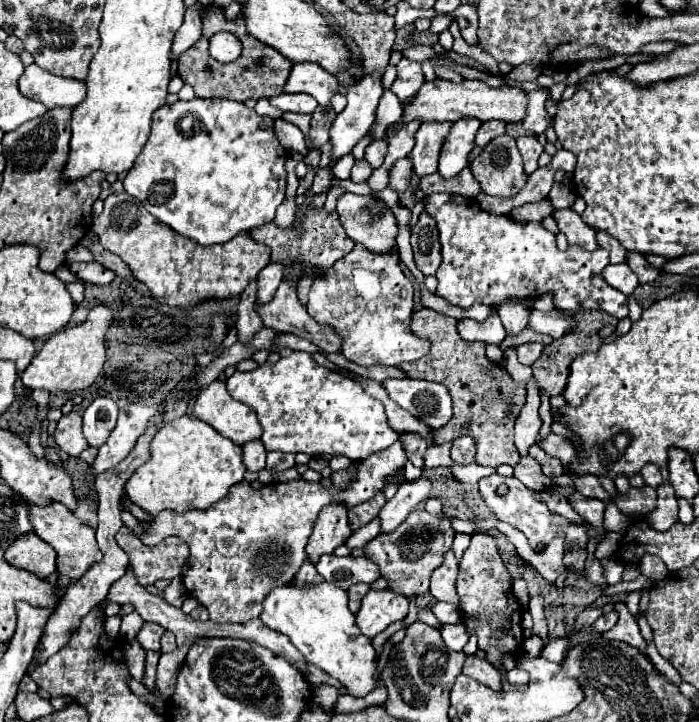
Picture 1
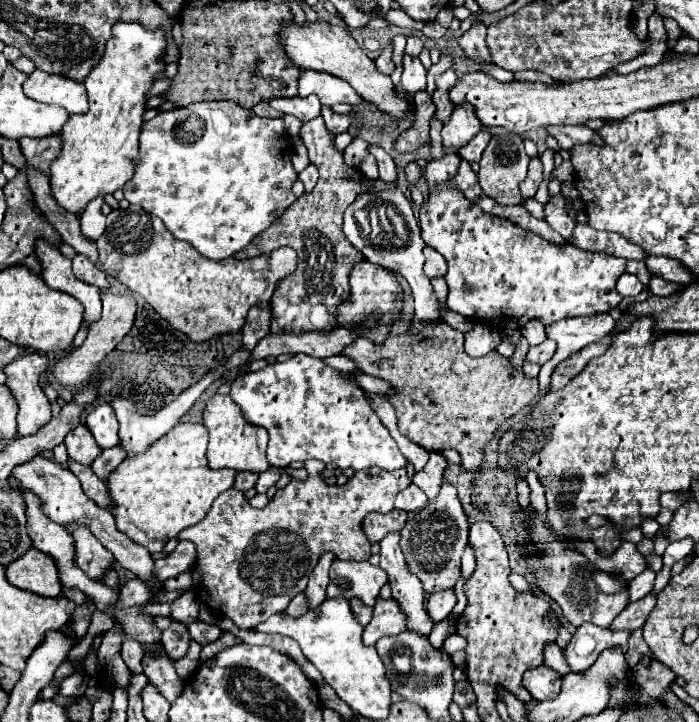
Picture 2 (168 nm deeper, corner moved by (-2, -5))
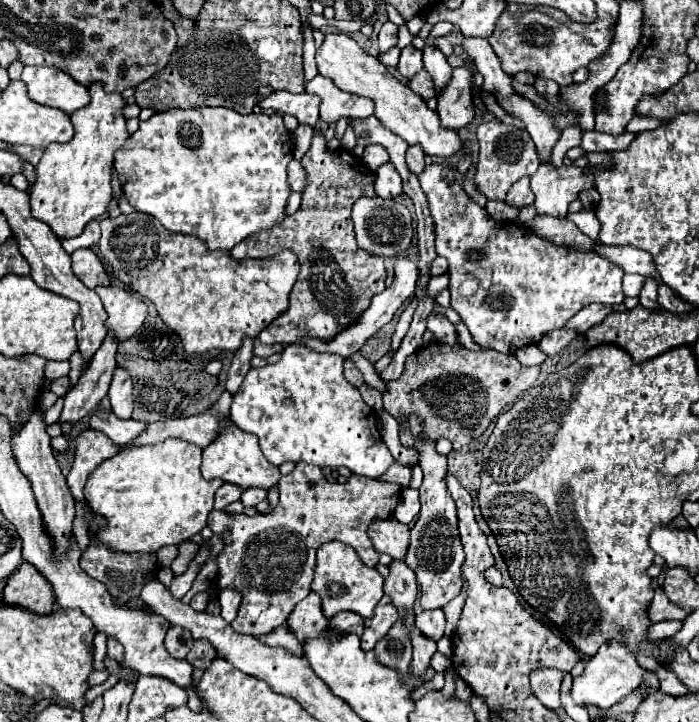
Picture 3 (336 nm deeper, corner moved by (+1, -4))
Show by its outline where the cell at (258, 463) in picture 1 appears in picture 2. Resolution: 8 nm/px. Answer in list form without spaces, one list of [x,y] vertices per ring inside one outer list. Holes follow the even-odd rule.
[[[240,471],[240,473],[236,473],[234,489],[238,489],[238,491],[248,491],[250,487],[254,487],[256,479],[258,479],[258,475],[254,475],[254,473],[246,473],[246,471]]]

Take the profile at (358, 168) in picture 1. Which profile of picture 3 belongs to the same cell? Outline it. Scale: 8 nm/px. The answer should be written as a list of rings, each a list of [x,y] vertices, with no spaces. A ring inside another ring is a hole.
[[[369,144],[369,146],[365,146],[363,160],[365,160],[365,164],[367,164],[371,170],[377,170],[381,164],[385,164],[385,162],[389,160],[389,156],[387,156],[387,152],[385,152],[383,146],[373,146],[373,144]]]

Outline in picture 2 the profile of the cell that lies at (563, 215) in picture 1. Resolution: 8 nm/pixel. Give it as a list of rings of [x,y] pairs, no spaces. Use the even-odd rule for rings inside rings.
[[[558,193],[556,197],[550,197],[548,203],[544,205],[544,215],[548,219],[548,225],[554,231],[558,231],[564,239],[570,239],[572,229],[576,227],[576,221],[568,215],[566,205],[568,205],[568,199],[562,193]]]

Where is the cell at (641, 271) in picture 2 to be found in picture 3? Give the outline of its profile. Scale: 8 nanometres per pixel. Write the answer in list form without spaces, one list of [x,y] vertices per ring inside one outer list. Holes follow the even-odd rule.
[[[647,278],[643,284],[643,290],[639,294],[639,302],[645,308],[657,308],[657,280],[655,278]]]

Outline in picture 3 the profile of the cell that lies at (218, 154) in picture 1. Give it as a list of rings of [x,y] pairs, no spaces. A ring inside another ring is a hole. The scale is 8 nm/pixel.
[[[171,108],[167,112],[157,112],[153,114],[149,120],[139,122],[139,130],[135,134],[131,134],[129,142],[125,142],[125,146],[121,146],[121,150],[117,150],[115,154],[115,170],[121,182],[121,190],[123,190],[123,198],[139,212],[151,214],[155,216],[169,232],[177,232],[177,234],[189,234],[189,236],[197,236],[207,244],[209,252],[215,250],[231,250],[235,244],[243,242],[245,238],[269,230],[275,224],[283,222],[287,218],[287,198],[291,194],[291,188],[287,184],[287,164],[293,160],[291,154],[291,132],[285,130],[283,126],[283,118],[279,114],[239,114],[235,110],[229,108],[189,108],[189,110],[181,110],[181,108]]]

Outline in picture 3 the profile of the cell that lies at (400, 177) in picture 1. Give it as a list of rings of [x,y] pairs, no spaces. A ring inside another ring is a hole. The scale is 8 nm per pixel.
[[[413,146],[413,148],[409,148],[407,150],[407,166],[409,166],[409,170],[415,174],[415,176],[419,176],[421,172],[423,172],[423,168],[425,168],[425,162],[423,162],[423,150],[419,148],[419,146]]]

